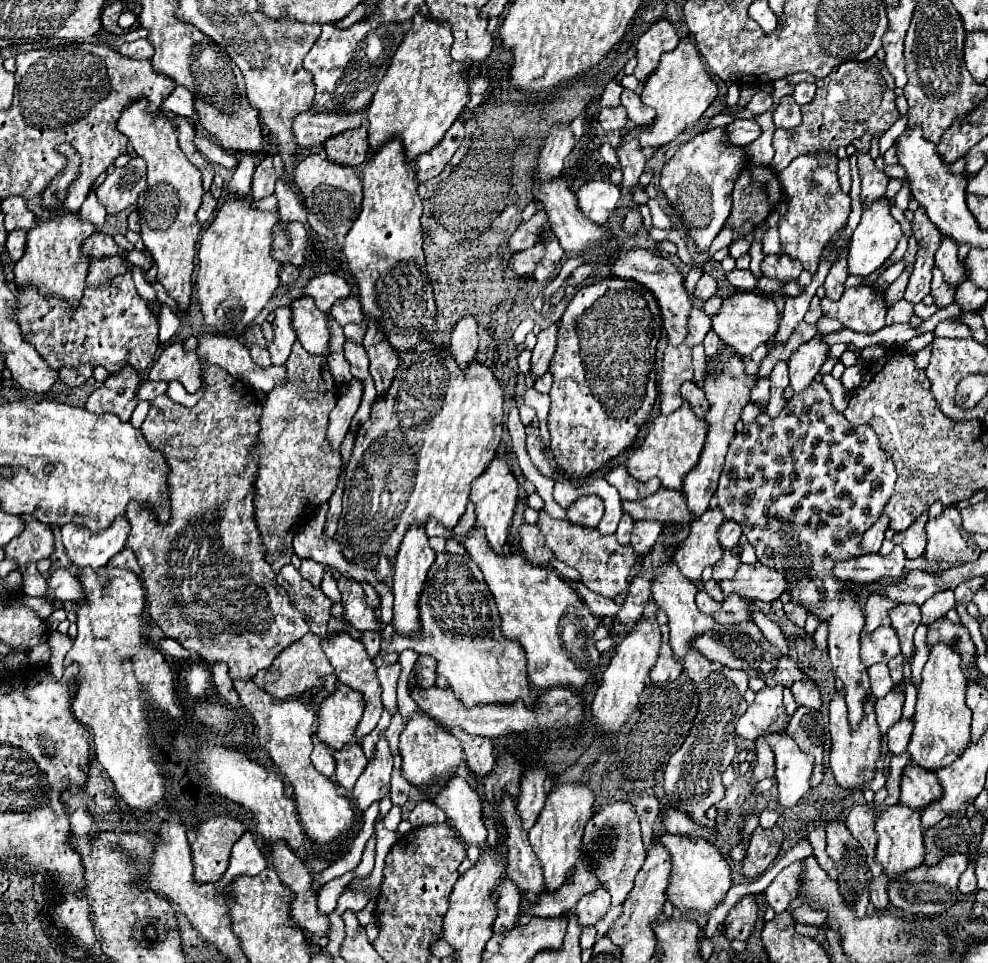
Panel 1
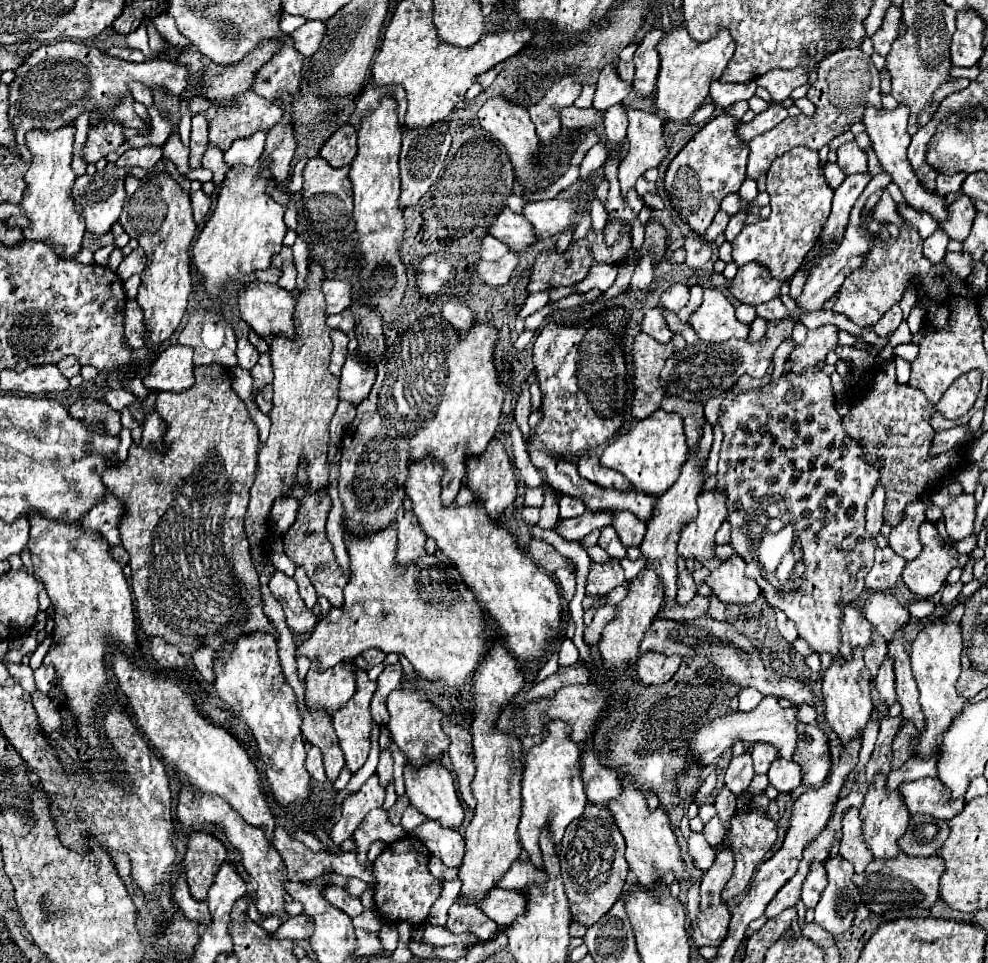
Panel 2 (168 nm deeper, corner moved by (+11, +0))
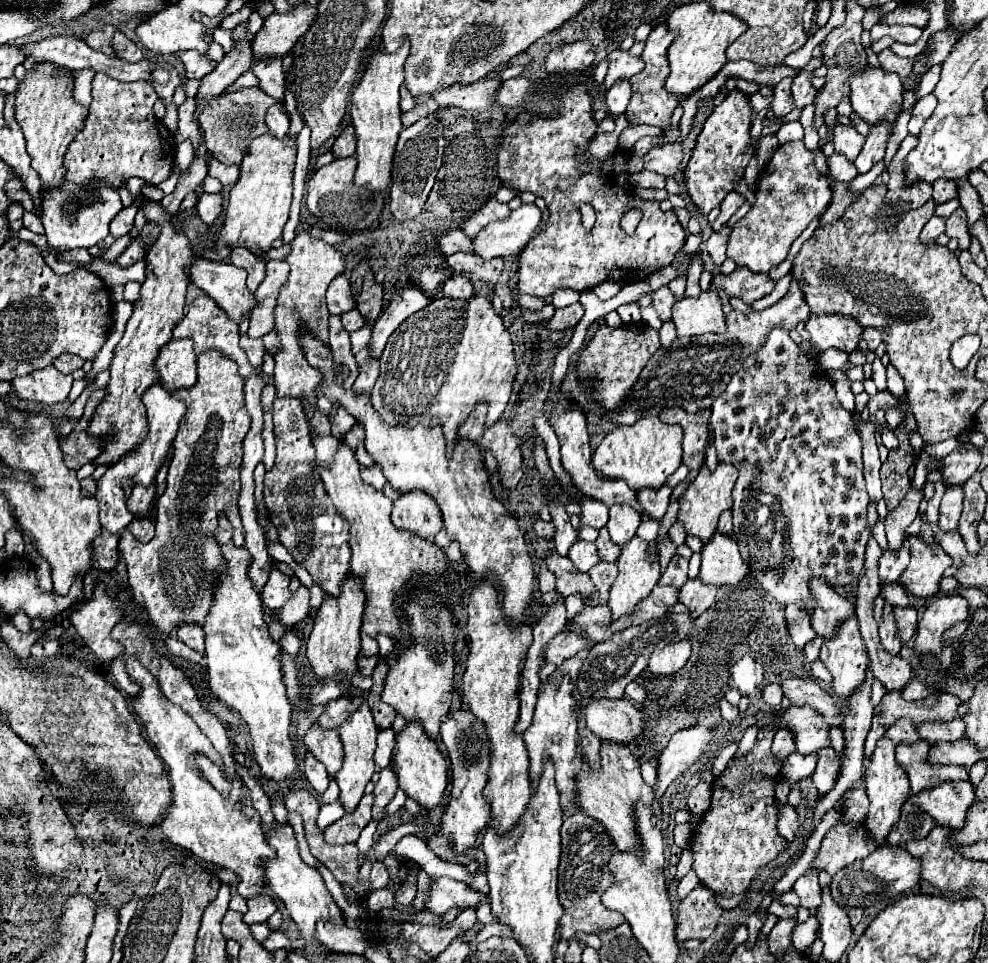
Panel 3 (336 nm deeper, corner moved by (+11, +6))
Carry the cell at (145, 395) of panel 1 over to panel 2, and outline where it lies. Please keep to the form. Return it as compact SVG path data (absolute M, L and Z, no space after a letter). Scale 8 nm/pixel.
M118 388L118 390L110 390L110 392L106 392L104 394L104 398L102 398L110 408L114 408L114 410L124 410L126 406L130 406L130 402L134 402L136 398L130 394L130 392L124 392L122 388Z

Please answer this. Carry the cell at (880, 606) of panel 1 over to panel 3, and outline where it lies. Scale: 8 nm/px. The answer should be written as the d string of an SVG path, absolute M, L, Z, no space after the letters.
M896 606L894 608L894 618L896 618L896 628L898 628L900 640L908 642L914 636L914 630L916 630L916 608Z

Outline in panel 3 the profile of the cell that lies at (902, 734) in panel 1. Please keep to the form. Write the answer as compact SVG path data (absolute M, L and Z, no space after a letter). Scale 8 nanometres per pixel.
M900 742L896 746L896 762L910 776L912 792L920 792L924 788L934 786L942 780L970 780L968 768L964 766L930 766L926 764L928 742Z

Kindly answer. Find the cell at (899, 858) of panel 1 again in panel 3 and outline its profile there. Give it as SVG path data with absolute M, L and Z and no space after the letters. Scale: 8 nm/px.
M880 738L878 744L876 744L876 750L874 750L872 758L870 758L868 770L864 774L866 792L868 792L868 798L870 798L870 814L866 818L866 828L868 828L868 832L872 834L872 838L878 844L886 844L890 830L900 820L900 808L908 800L908 794L910 794L908 774L896 764L894 748L896 748L894 742L890 742L888 738Z

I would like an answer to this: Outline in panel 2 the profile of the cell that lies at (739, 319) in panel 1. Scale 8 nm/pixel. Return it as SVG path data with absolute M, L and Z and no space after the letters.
M706 288L702 306L690 316L690 328L704 342L724 342L730 338L748 338L750 326L744 326L736 320L734 306L720 292Z

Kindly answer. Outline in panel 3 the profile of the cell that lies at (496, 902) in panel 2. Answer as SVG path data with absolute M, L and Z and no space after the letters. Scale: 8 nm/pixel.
M438 878L438 880L432 880L426 908L432 910L434 914L444 914L450 908L478 908L484 900L488 900L488 894L474 890L464 882Z

